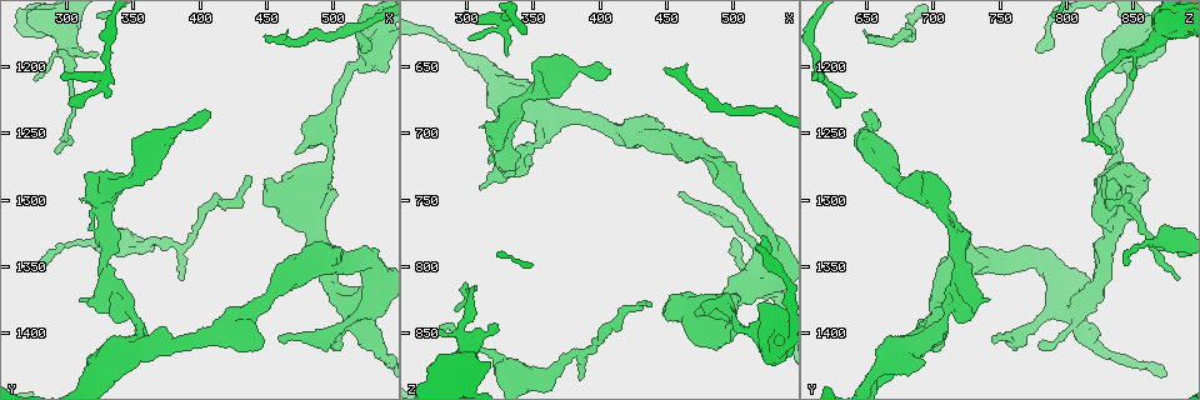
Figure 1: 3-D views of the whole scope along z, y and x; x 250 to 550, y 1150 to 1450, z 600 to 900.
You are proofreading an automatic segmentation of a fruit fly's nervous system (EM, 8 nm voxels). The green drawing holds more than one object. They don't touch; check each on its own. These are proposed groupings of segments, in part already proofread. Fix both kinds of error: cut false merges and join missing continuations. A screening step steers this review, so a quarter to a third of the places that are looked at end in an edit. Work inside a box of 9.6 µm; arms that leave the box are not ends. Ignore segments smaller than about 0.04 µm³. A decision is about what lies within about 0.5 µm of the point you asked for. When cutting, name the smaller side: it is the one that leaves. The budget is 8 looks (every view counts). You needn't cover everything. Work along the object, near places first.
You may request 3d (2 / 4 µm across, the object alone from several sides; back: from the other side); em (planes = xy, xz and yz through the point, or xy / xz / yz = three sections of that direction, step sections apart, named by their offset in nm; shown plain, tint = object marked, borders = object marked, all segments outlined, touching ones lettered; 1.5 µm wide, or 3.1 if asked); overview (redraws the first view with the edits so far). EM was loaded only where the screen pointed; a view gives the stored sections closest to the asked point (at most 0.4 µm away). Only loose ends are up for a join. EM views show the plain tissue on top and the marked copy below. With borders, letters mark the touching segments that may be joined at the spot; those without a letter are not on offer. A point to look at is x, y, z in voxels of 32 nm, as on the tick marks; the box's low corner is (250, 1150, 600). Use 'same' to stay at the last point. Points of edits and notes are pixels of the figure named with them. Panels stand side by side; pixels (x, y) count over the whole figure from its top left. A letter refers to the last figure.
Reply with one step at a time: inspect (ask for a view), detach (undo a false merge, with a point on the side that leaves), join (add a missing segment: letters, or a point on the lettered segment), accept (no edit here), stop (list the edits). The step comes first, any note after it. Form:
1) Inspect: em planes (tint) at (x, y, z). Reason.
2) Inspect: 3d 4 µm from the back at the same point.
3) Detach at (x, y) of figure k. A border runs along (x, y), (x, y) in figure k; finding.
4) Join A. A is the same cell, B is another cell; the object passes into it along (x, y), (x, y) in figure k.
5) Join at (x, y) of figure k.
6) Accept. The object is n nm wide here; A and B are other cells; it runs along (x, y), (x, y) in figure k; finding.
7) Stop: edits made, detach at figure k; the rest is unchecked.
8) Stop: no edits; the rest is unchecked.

Inspect: 3d 2 µm at (386, 1360, 884). Free end.

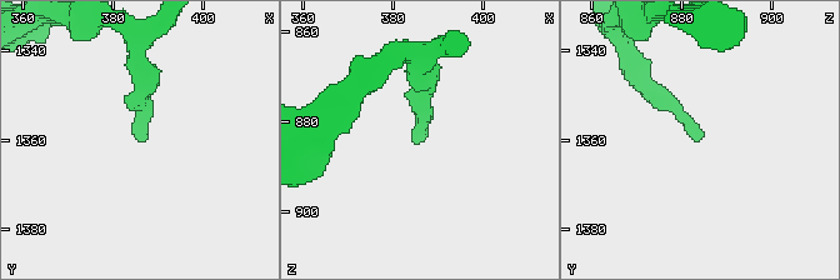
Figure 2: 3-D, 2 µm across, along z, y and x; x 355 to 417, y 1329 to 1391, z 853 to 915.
Inspect: em planes (borders) at (387, 1360, 884). Need the tissue.

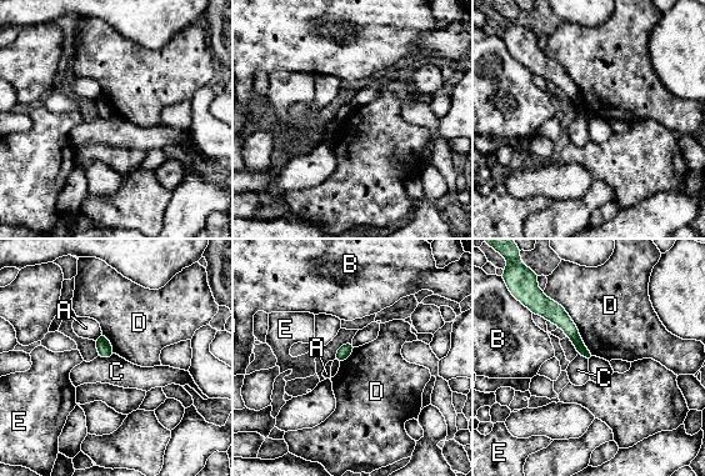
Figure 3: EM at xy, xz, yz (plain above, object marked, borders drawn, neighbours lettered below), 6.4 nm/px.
Accept. A, B, C, D and E are other cells; it runs along (545, 301), (570, 329), (588, 355) in figure 3; none of them fits.

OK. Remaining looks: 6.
Inspect: em xz step 8 (tint) at (282, 1350, 844). Branch stops here.

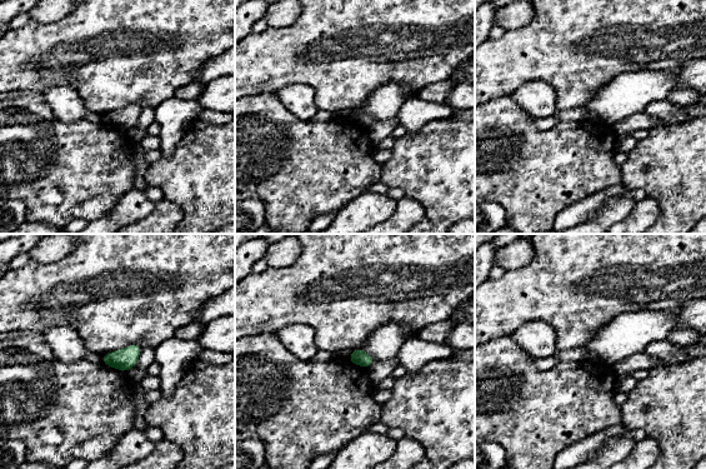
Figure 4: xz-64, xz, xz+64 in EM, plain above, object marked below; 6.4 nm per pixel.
Inspect: em xz step 8 (borders) at the same point. What lies round it.

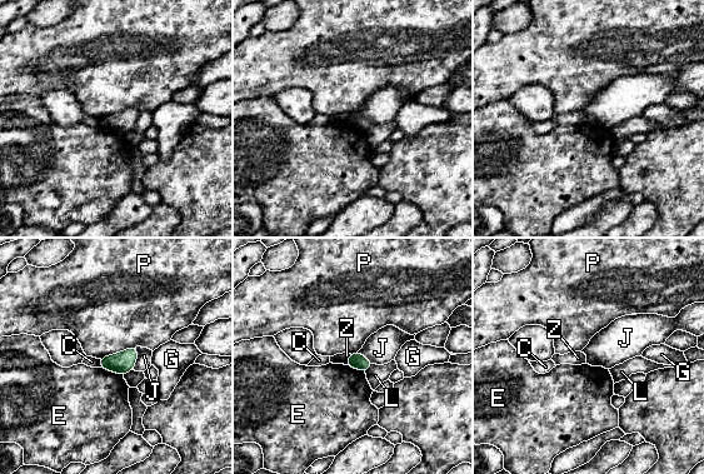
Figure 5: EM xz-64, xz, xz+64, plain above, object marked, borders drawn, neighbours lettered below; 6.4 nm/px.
Accept. C, E, G, J, L, P and Z are other cells; a border runs along (136, 348), (136, 362), (133, 369) in figure 5; none of them fits.

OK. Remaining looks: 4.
Inspect: em planes (borders) at (304, 1228, 630). Tapers out.

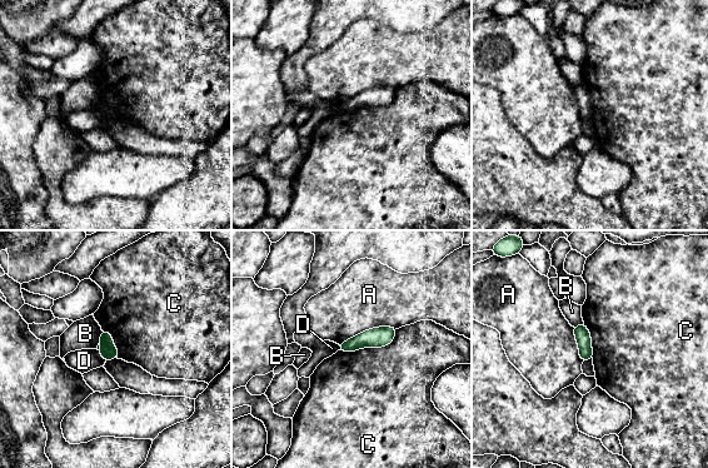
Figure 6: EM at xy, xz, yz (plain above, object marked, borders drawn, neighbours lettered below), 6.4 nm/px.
Accept. The longest contact is with C, 400 nm; A, B, C and D are other cells; no lettered segment goes on from it.

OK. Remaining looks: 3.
Stop: no edits; the rest is unchecked.

